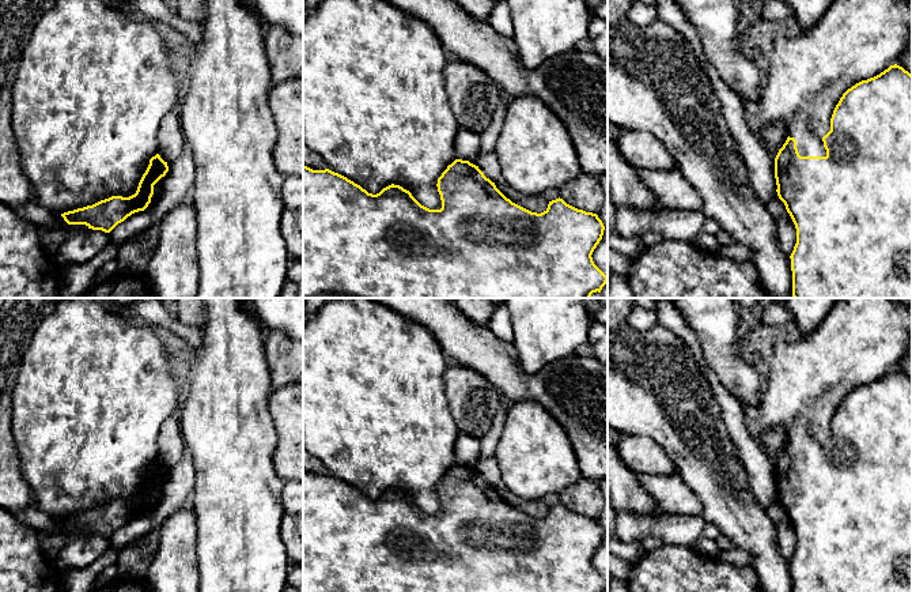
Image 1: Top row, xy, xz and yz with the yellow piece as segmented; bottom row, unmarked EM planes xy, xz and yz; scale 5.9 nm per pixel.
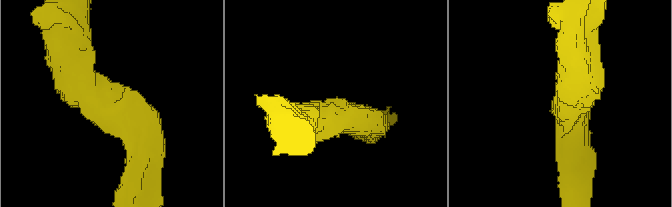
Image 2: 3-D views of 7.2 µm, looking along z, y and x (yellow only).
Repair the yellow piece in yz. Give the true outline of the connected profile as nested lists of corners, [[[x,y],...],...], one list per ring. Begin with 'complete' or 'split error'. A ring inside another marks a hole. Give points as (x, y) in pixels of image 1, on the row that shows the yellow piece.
split error | [[[894,64],[879,75],[848,88],[836,105],[830,131],[821,139],[809,127],[803,112],[796,112],[788,137],[775,158],[777,196],[796,229],[796,244],[790,256],[794,298],[912,298],[912,75]]]

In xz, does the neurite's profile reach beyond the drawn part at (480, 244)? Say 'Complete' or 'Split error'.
Complete

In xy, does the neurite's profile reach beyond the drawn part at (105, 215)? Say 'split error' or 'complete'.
complete

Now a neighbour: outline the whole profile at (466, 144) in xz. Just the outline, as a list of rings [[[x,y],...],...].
[[[459,128],[454,142],[454,150],[458,159],[470,161],[480,151],[480,136]]]

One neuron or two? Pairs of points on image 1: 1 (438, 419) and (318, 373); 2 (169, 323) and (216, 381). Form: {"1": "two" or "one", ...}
{"1": "one", "2": "two"}

